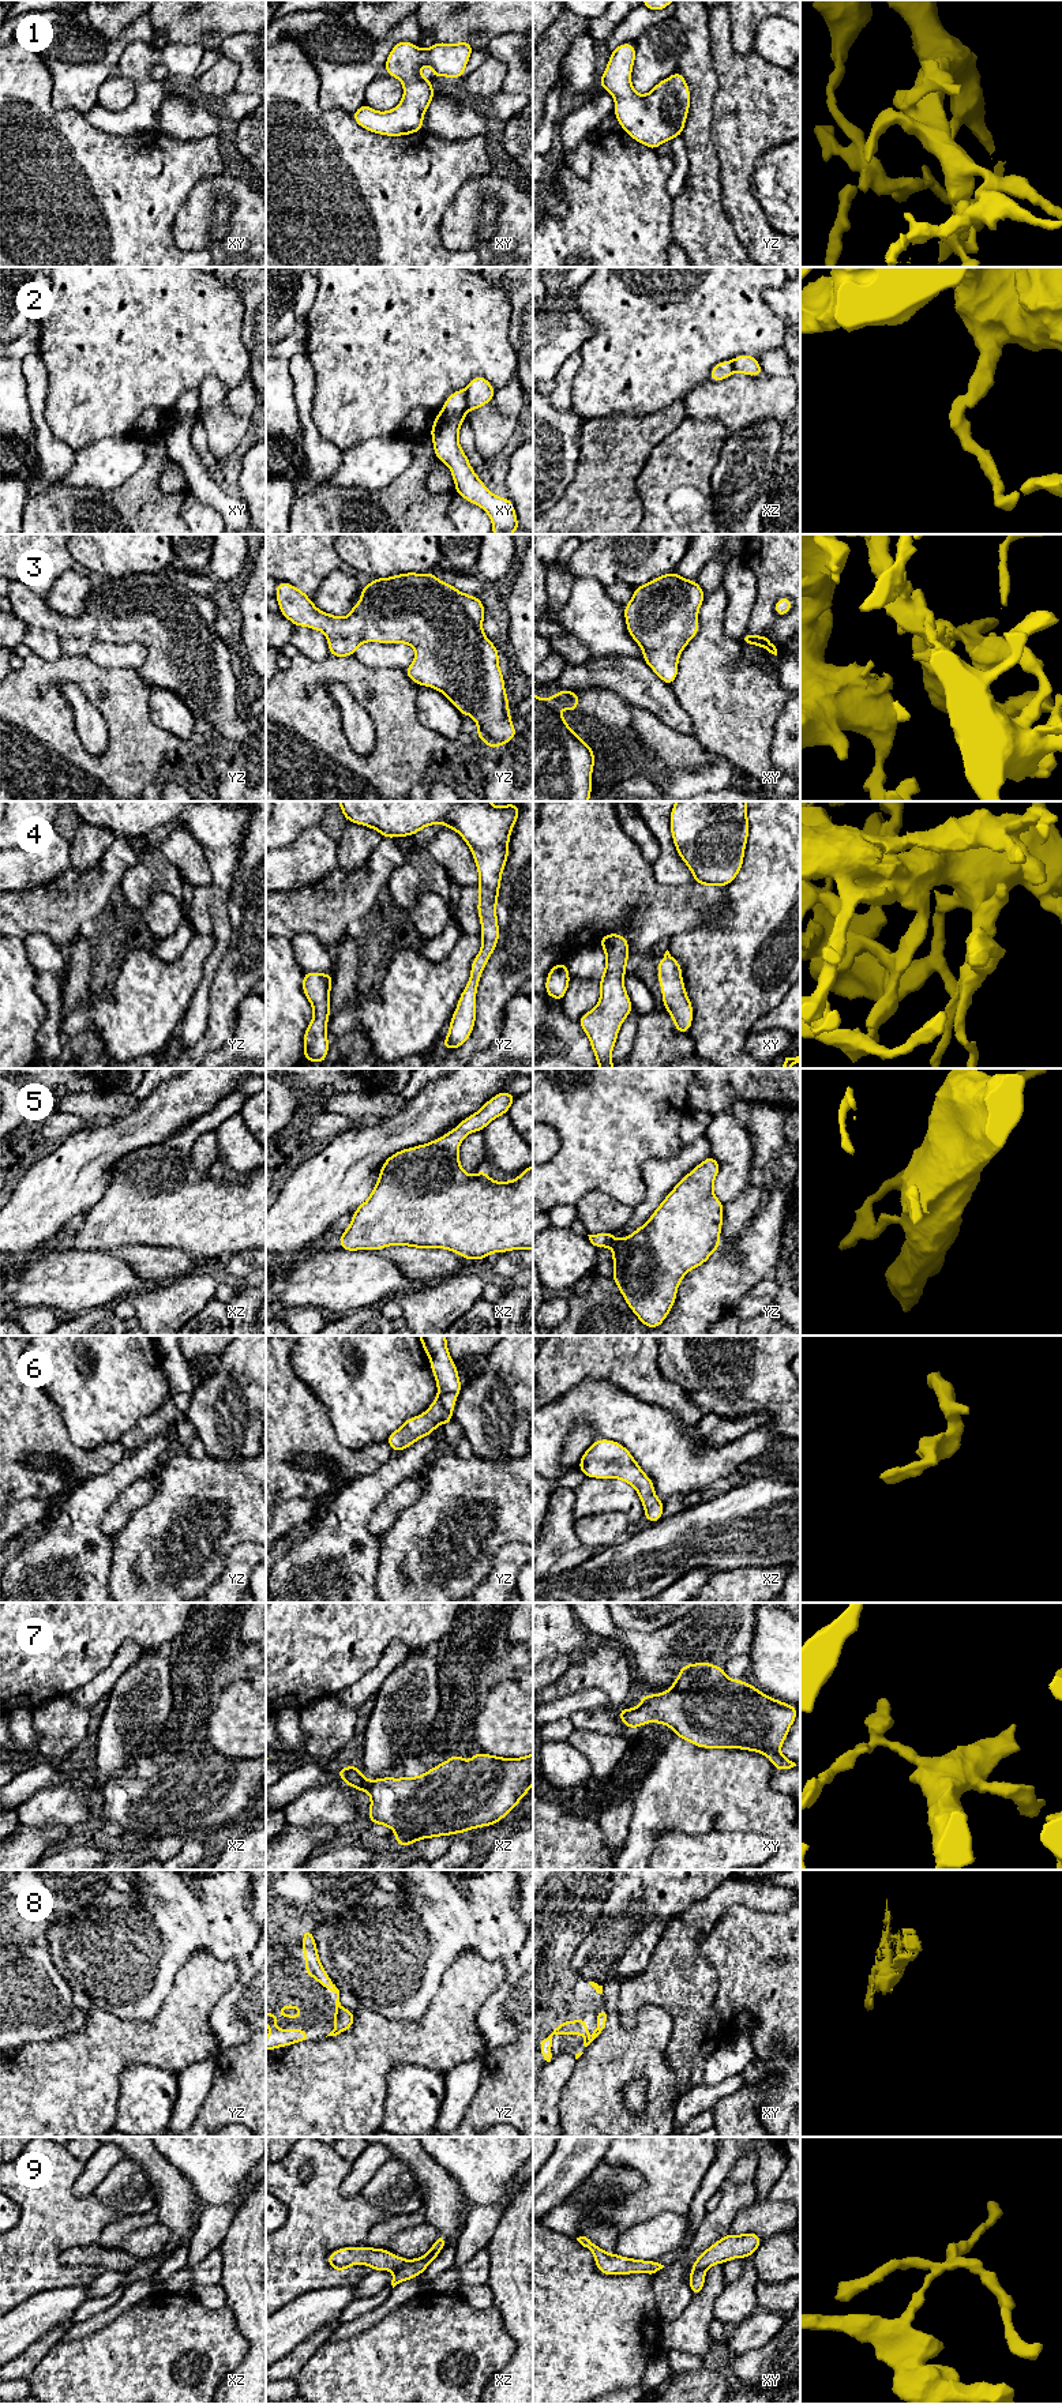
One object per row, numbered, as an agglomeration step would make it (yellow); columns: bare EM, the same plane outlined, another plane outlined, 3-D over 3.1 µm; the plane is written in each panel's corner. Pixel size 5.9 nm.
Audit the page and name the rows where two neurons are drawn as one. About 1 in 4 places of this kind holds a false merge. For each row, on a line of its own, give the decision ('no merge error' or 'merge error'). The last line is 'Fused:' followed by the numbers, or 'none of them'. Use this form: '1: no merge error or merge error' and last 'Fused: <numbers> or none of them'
1: no merge error
2: merge error
3: no merge error
4: no merge error
5: no merge error
6: no merge error
7: no merge error
8: no merge error
9: merge error
Fused: 2, 9

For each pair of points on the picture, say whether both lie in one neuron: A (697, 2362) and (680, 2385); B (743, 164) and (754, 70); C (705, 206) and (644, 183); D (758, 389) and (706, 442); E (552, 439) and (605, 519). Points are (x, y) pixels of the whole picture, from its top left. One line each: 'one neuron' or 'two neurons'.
A: two neurons
B: one neuron
C: two neurons
D: two neurons
E: two neurons

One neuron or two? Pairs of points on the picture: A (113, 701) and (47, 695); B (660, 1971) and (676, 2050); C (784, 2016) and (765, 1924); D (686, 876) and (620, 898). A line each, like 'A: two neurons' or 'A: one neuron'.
A: one neuron
B: one neuron
C: one neuron
D: two neurons

